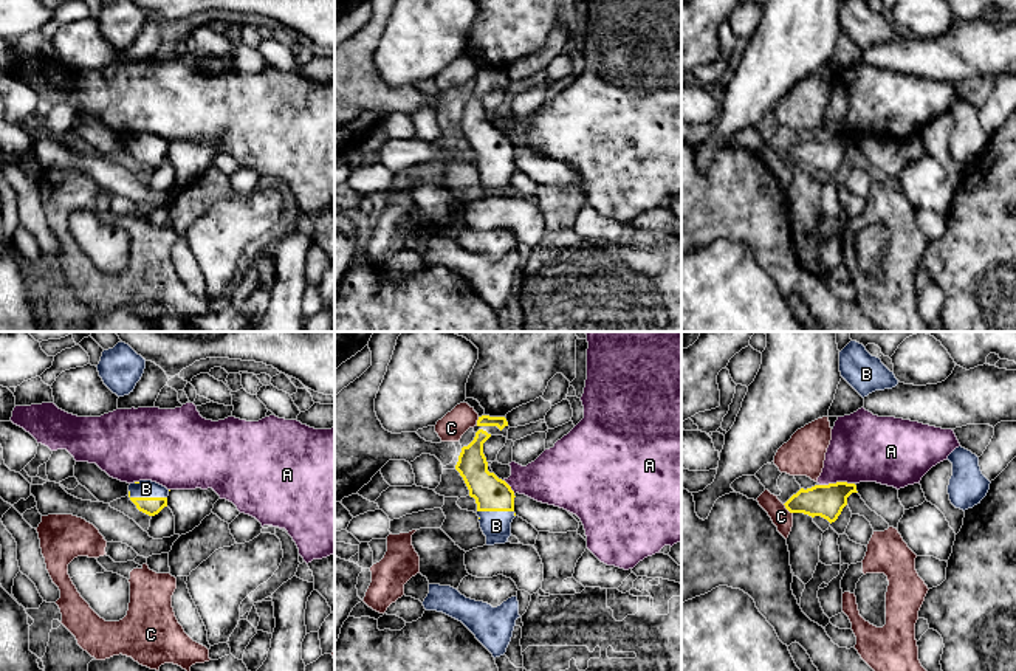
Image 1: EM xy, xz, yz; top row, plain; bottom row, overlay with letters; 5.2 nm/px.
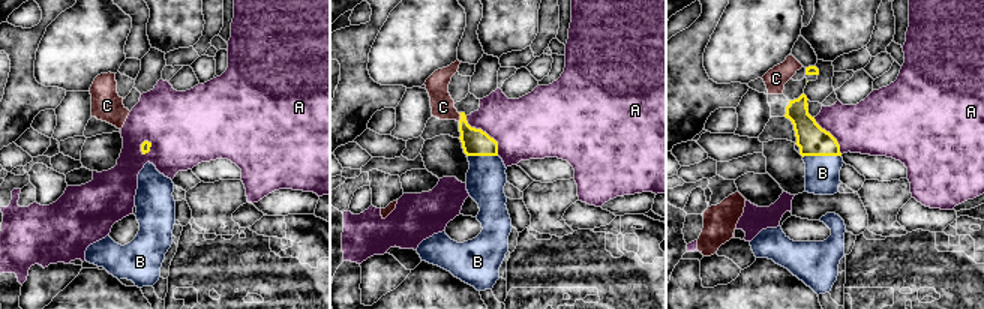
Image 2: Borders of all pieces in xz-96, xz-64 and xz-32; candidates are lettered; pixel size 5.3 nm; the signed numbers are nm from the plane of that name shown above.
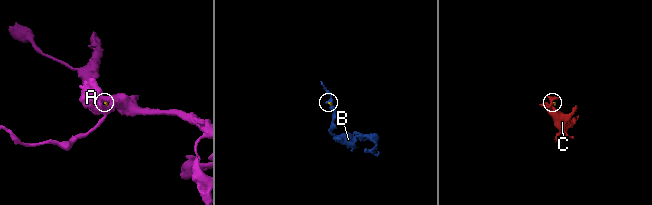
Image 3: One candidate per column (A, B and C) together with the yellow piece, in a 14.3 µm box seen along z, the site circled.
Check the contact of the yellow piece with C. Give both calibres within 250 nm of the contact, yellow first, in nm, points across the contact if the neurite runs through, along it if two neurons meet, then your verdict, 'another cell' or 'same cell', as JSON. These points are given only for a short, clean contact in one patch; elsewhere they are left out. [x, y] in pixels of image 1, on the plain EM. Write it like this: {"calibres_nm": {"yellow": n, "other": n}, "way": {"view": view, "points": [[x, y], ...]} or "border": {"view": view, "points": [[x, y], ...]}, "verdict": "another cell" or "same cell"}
{"calibres_nm": {"yellow": 180, "other": 100}, "verdict": "another cell"}

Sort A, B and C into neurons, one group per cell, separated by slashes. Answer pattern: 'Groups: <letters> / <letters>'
Groups: A / B / C

